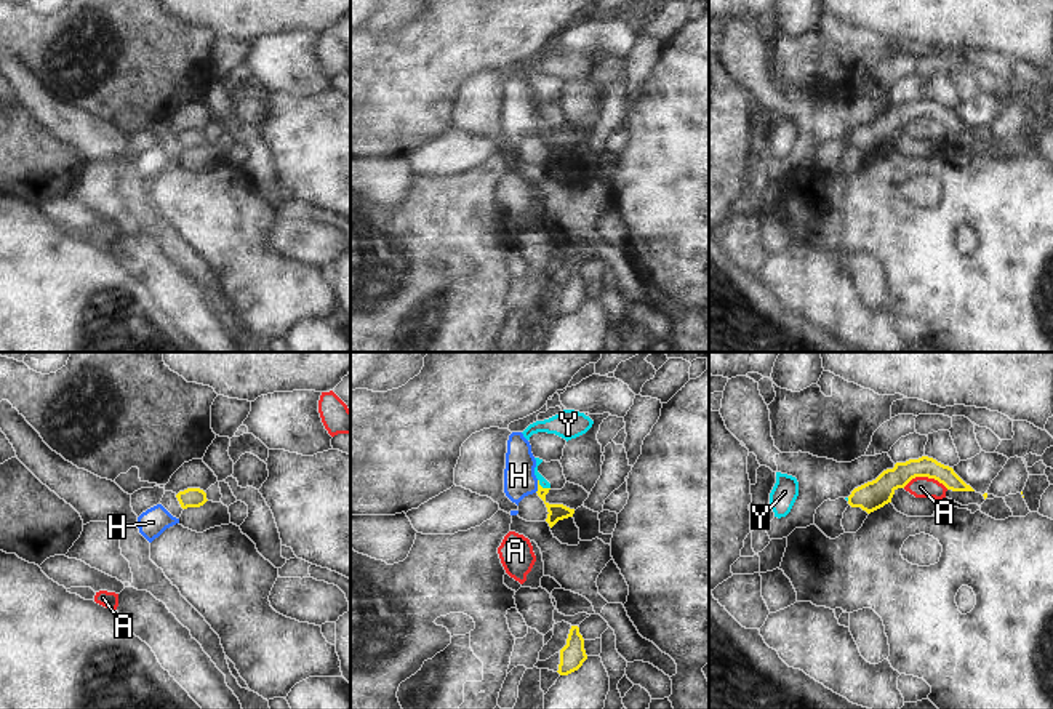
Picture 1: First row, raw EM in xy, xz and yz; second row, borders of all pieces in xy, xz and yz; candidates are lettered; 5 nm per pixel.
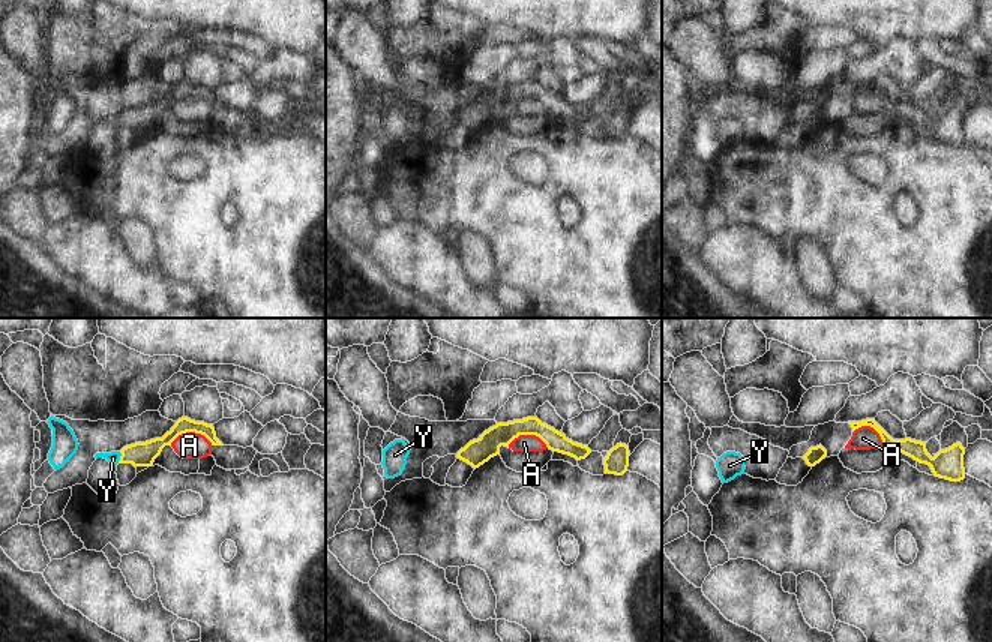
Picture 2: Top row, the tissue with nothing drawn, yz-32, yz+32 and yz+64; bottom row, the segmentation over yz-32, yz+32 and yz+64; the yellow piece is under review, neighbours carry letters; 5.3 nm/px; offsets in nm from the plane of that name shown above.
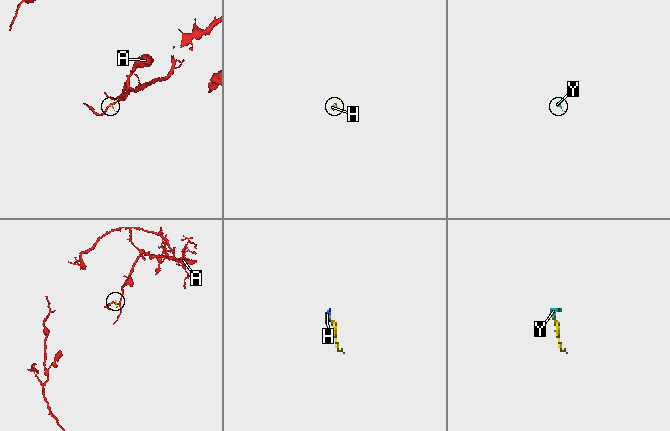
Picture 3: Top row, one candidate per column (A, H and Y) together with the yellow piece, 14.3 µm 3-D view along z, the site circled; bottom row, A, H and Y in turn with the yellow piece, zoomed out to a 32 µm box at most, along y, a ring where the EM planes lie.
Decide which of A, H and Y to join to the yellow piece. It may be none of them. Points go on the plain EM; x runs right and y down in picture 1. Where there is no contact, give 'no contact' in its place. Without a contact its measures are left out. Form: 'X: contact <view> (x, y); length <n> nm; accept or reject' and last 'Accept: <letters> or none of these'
A: contact yz (925, 117); length 240 nm; reject
H: contact xz (538, 128); length 70 nm; reject
Y: contact xz (541, 128); length 80 nm; accept
Accept: Y

